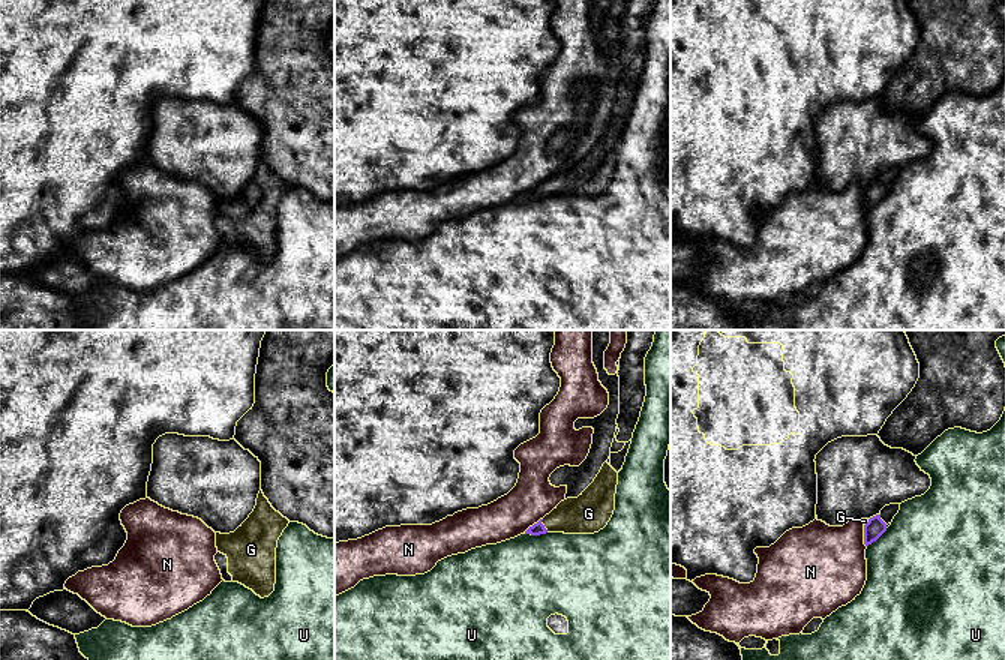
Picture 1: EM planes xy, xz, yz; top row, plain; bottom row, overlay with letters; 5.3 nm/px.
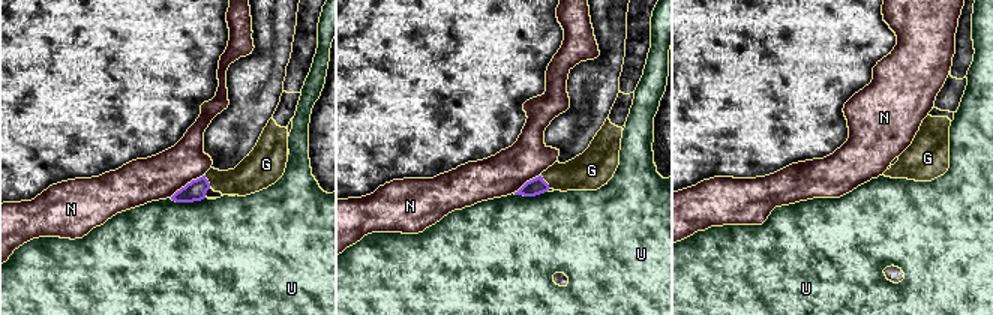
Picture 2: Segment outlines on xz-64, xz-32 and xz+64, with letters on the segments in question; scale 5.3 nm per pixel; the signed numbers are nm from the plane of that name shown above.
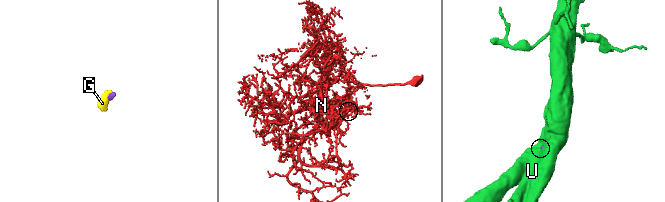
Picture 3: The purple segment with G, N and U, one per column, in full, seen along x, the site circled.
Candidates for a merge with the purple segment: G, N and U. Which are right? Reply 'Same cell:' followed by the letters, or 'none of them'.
Same cell: G

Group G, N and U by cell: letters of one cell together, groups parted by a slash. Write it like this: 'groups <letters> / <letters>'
groups G / N / U

